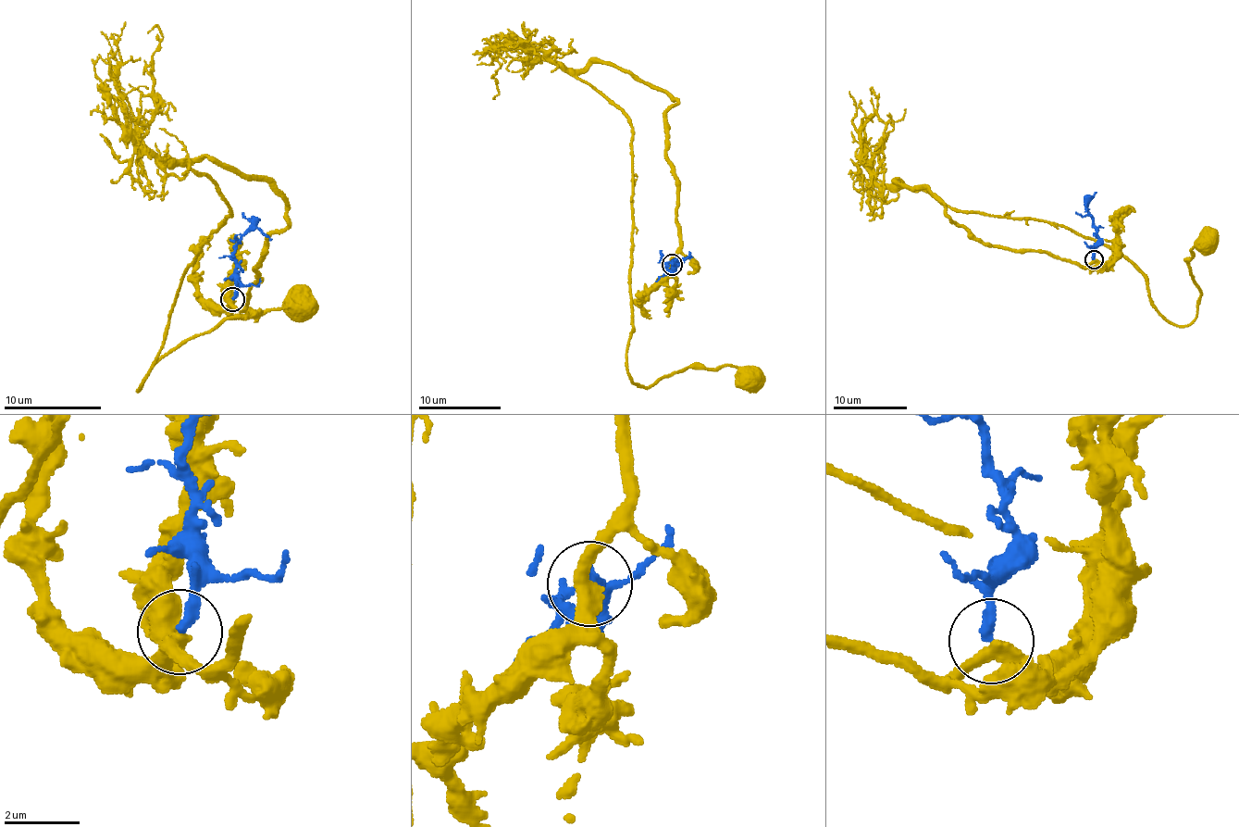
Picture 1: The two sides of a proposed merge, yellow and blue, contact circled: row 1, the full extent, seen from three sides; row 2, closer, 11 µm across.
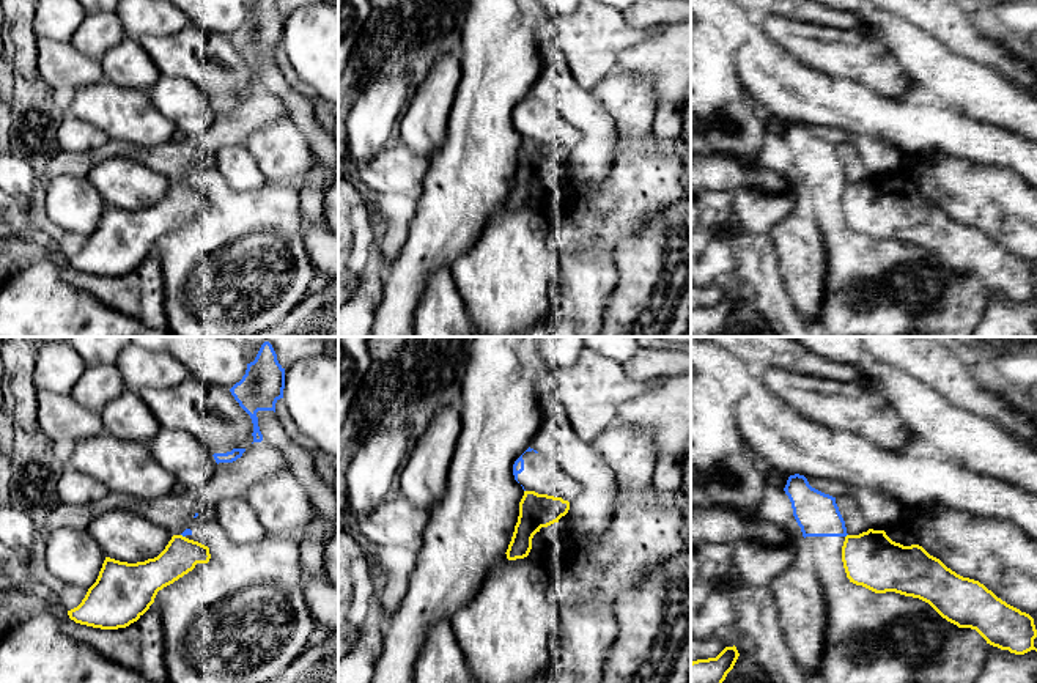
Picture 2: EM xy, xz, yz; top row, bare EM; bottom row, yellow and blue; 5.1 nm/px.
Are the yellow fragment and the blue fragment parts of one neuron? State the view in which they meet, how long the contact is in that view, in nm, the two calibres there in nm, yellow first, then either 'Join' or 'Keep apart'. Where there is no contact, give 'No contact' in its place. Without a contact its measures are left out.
Touches yellow in xy. Shared border 30 nm. Thickness 180 nm (yellow) against 30 nm. Keep apart

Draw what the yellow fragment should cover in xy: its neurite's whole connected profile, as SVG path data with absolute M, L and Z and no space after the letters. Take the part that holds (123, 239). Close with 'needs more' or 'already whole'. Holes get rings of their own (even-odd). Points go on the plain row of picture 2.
M173 183L157 205L145 209L127 211L105 205L96 230L68 263L93 275L126 275L149 257L159 238L209 206L208 194L183 183Z | already whole

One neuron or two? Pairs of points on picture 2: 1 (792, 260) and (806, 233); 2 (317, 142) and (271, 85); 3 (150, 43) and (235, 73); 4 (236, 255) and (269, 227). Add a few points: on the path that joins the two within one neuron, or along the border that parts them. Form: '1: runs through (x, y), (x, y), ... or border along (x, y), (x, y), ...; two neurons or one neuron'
1: runs through (798, 254), (800, 239); one neuron
2: runs through (309, 126), (301, 109), (287, 95); one neuron
3: runs through (170, 54), (189, 54), (214, 66); one neuron
4: runs through (244, 252), (262, 235); one neuron

